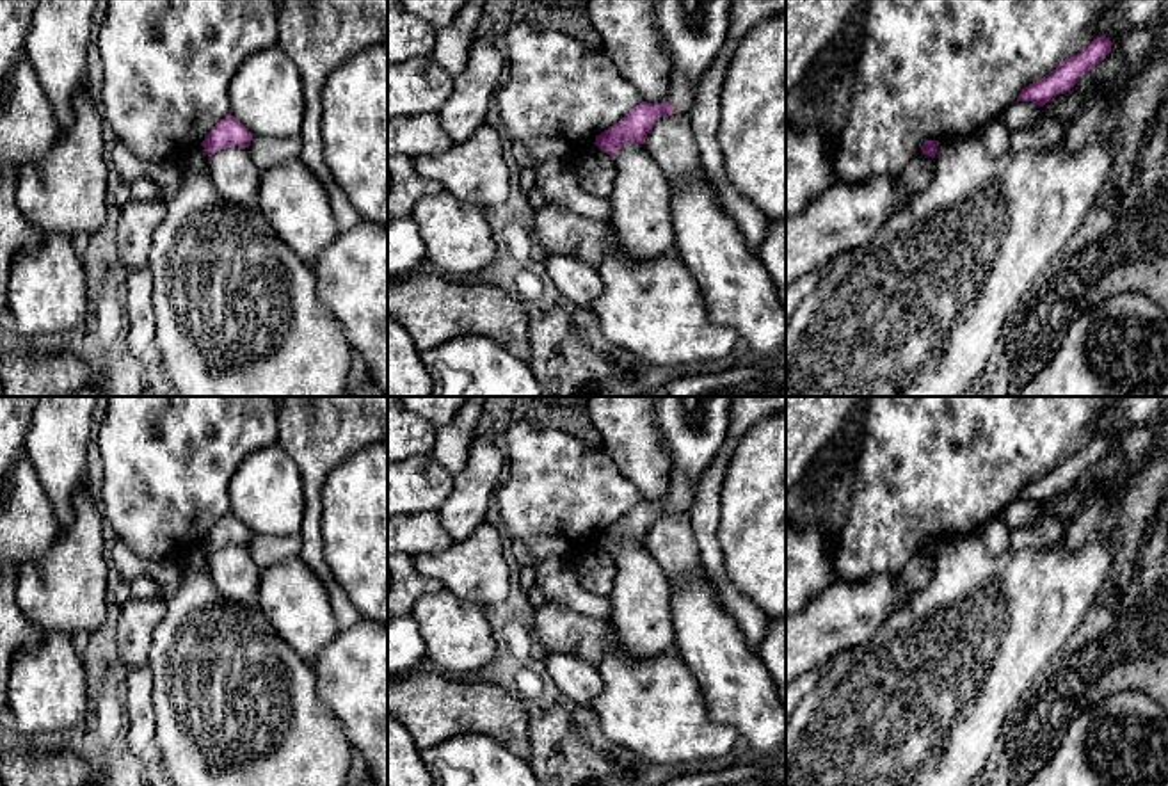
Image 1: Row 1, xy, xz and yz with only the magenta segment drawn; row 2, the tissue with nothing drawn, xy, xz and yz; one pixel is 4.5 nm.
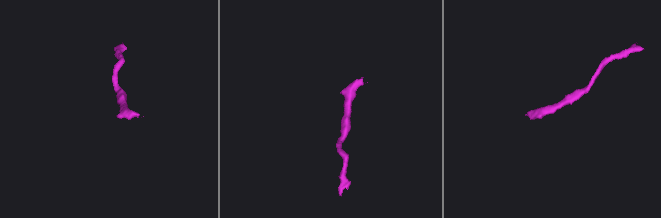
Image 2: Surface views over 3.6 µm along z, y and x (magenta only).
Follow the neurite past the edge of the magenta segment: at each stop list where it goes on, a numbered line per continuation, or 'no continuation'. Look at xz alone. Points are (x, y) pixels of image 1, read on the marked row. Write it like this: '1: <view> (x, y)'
1: xz (680, 96)

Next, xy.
no continuation

